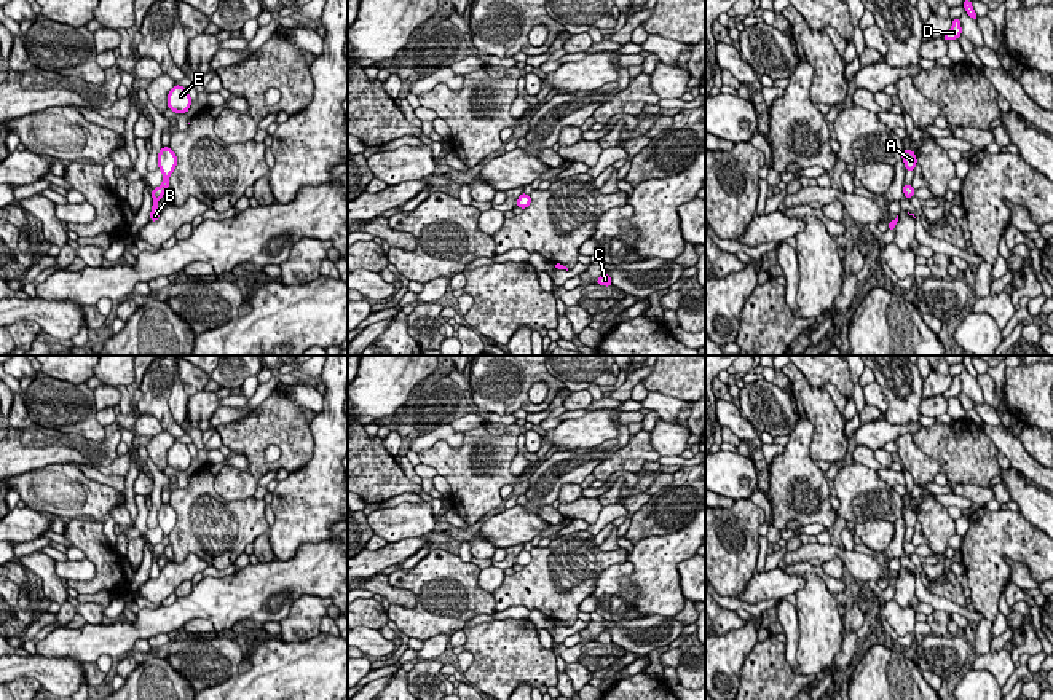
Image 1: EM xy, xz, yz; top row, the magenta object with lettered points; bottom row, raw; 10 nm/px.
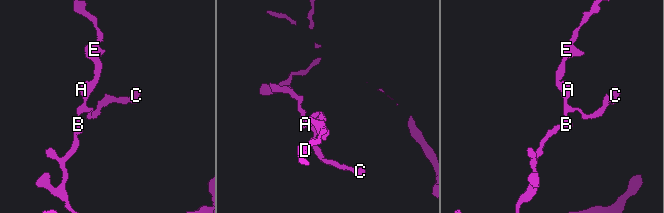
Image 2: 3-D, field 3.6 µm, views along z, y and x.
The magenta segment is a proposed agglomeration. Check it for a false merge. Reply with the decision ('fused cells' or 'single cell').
single cell

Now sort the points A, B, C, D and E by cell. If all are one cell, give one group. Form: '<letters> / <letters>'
A B C D E

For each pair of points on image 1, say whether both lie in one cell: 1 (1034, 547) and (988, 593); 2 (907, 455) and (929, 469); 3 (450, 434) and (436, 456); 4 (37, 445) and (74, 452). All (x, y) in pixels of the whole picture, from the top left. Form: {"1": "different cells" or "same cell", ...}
{"1": "same cell", "2": "same cell", "3": "different cells", "4": "same cell"}

